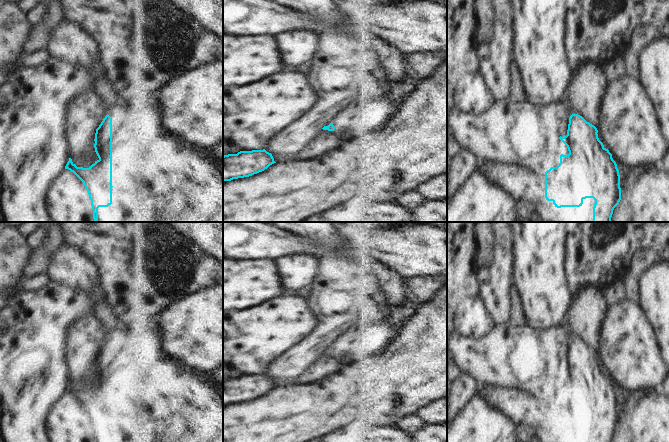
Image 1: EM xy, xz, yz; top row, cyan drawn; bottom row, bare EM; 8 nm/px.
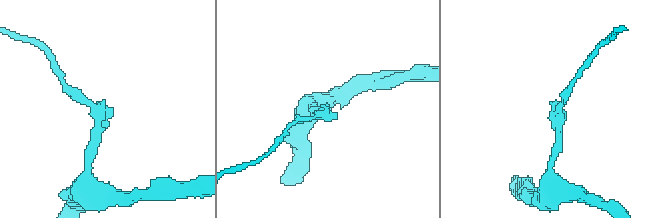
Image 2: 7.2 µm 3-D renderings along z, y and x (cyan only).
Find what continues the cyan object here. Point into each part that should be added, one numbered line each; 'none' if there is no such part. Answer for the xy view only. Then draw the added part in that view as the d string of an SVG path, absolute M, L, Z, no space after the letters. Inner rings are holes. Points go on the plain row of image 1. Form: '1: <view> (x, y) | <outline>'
1: xy (112, 335) | M116 329L116 330L111 330L111 331L108 333L107 338L113 343L113 342L115 342L117 336L118 336L118 329Z

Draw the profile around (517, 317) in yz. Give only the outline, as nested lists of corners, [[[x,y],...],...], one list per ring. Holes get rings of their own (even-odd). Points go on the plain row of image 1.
[[[515,307],[510,312],[510,320],[508,324],[512,326],[523,326],[527,324],[525,314],[519,307]]]

